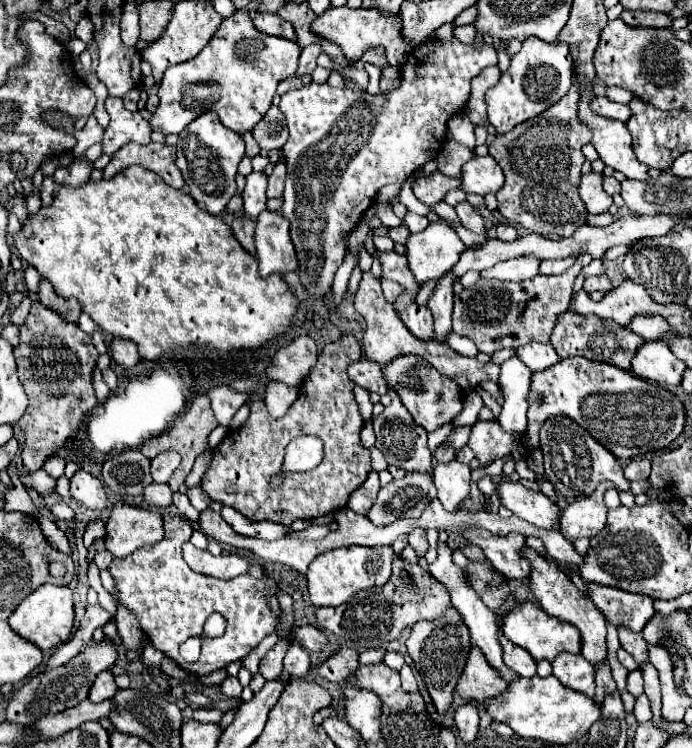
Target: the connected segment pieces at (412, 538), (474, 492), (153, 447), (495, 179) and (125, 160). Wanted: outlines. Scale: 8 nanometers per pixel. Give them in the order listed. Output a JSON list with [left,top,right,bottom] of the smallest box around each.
[[409,527,429,557],[461,483,485,511],[141,395,217,491],[461,155,503,195],[103,143,185,189]]

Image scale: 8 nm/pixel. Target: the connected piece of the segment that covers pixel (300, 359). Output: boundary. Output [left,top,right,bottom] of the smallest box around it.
[267,335,317,387]

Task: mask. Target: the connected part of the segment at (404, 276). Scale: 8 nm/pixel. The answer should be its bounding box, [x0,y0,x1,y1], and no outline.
[377,251,421,313]

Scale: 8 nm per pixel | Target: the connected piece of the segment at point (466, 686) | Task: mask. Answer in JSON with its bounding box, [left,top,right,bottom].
[455,645,507,705]

